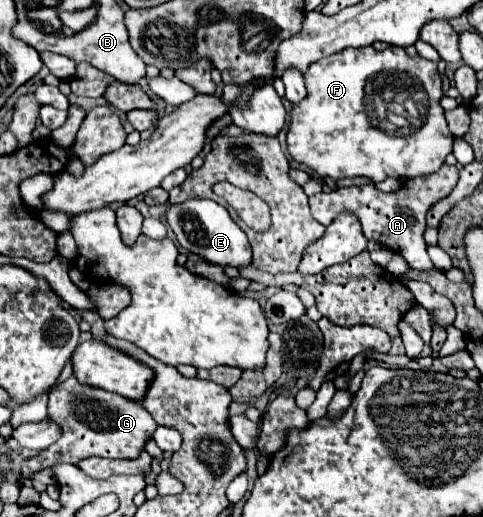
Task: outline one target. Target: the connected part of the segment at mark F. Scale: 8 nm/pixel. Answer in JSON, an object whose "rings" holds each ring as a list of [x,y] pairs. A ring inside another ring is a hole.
{"rings":[[[388,46],[386,50],[344,48],[332,56],[326,56],[310,64],[304,74],[308,96],[300,106],[292,106],[292,124],[286,136],[290,156],[316,176],[330,176],[332,180],[366,176],[374,184],[386,178],[416,178],[436,172],[446,156],[452,152],[454,136],[448,130],[444,108],[440,106],[442,76],[436,64],[420,56],[408,56],[400,46]],[[404,72],[416,78],[426,92],[430,108],[422,108],[422,126],[398,128],[388,120],[378,120],[372,112],[372,104],[366,104],[366,82],[380,74]]]}

